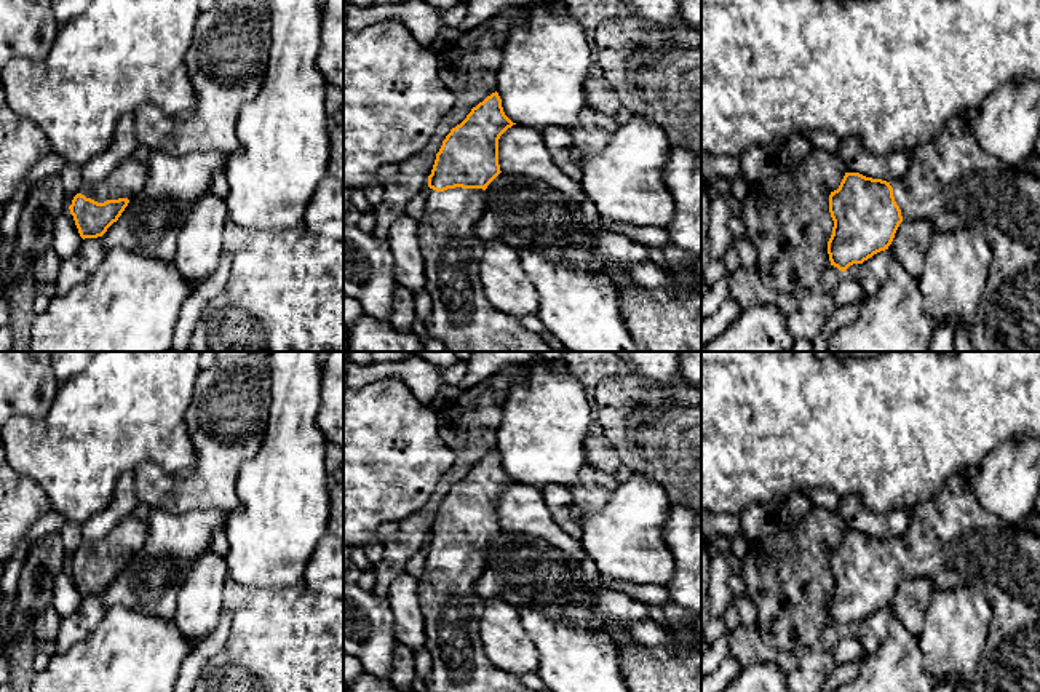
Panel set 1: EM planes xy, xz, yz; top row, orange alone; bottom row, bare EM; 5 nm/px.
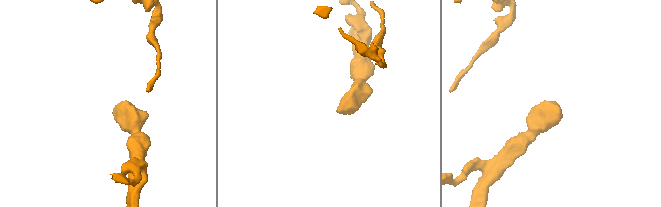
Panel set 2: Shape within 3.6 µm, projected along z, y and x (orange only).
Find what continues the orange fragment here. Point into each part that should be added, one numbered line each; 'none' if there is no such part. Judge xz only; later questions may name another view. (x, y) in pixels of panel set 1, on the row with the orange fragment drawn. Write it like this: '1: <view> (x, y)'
1: xz (462, 318)

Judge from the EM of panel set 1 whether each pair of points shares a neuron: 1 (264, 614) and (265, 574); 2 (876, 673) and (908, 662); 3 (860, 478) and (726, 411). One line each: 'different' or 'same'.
1: different
2: same
3: same

